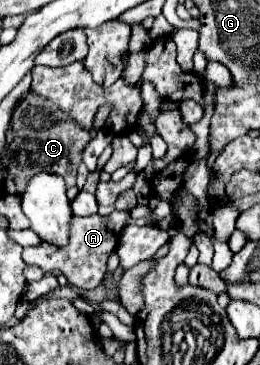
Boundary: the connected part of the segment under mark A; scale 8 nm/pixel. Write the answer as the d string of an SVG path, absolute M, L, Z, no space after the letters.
M113 211L107 217L101 215L91 215L91 217L73 217L71 221L71 239L69 245L65 247L55 247L51 243L41 243L39 247L27 247L23 249L23 261L27 265L37 265L43 271L61 271L73 287L79 289L95 289L105 275L107 267L107 257L117 245L117 235L121 229L127 225L129 213L127 211Z

